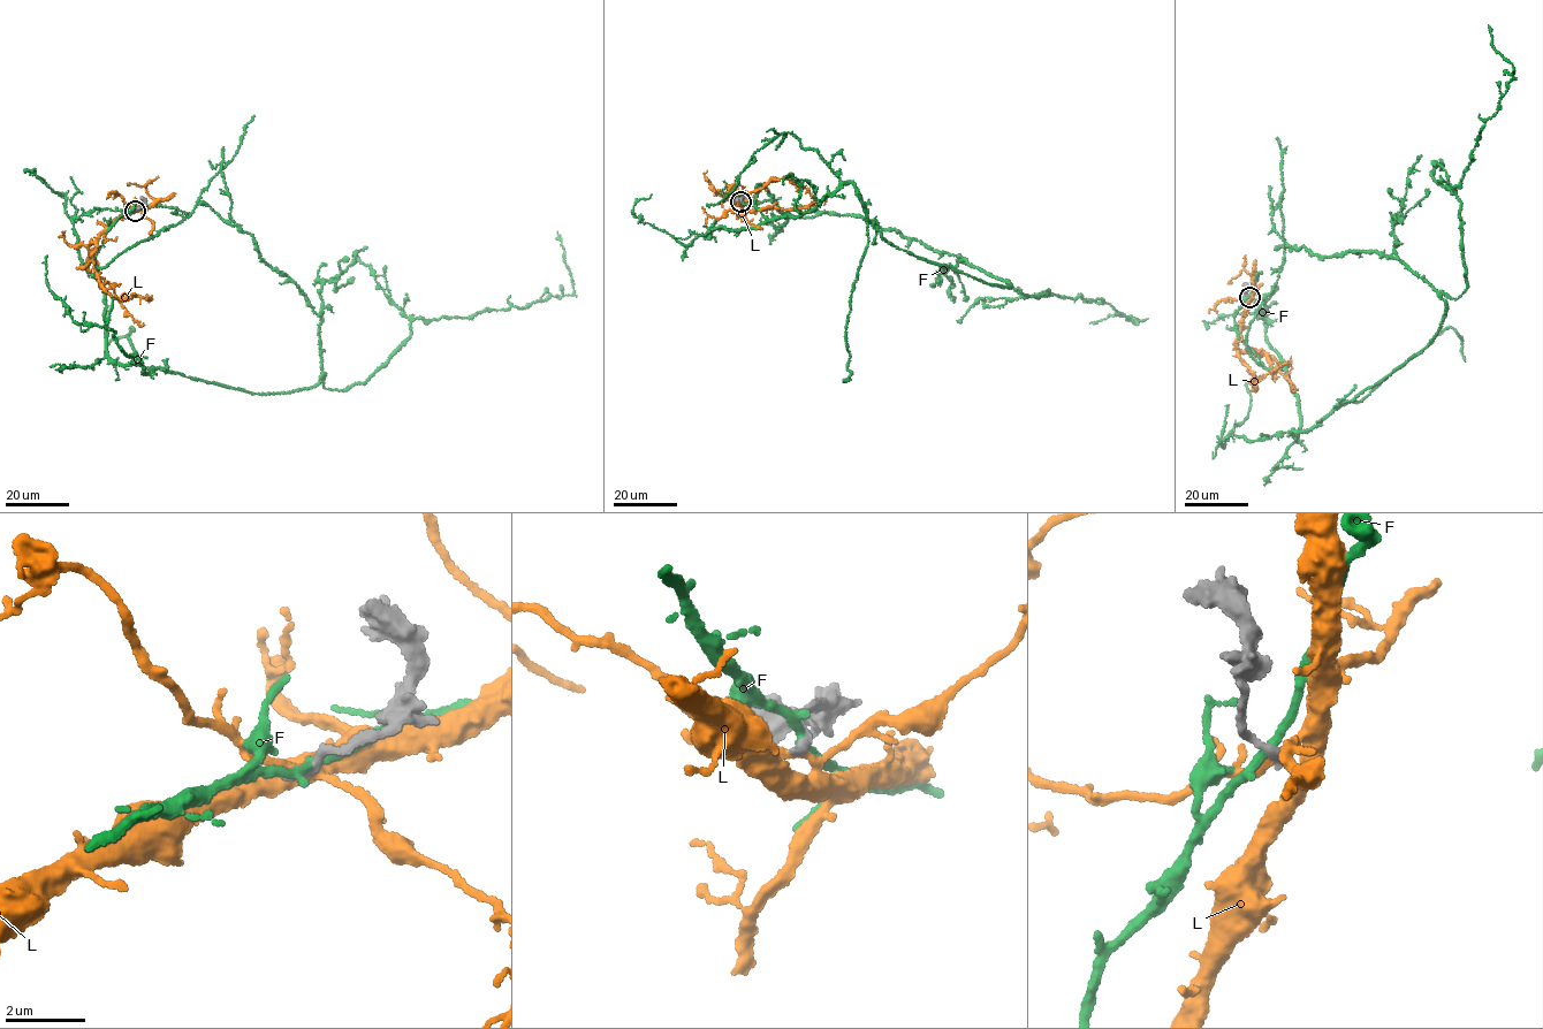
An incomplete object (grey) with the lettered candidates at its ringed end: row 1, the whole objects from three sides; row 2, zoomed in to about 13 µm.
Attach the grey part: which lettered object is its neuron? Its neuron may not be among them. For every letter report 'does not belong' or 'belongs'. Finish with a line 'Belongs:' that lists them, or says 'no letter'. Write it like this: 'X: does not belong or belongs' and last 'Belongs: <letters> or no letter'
F: does not belong
L: does not belong
Belongs: no letter

